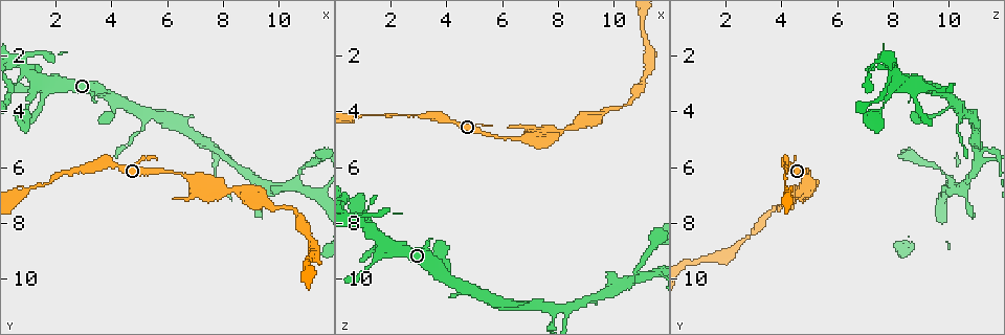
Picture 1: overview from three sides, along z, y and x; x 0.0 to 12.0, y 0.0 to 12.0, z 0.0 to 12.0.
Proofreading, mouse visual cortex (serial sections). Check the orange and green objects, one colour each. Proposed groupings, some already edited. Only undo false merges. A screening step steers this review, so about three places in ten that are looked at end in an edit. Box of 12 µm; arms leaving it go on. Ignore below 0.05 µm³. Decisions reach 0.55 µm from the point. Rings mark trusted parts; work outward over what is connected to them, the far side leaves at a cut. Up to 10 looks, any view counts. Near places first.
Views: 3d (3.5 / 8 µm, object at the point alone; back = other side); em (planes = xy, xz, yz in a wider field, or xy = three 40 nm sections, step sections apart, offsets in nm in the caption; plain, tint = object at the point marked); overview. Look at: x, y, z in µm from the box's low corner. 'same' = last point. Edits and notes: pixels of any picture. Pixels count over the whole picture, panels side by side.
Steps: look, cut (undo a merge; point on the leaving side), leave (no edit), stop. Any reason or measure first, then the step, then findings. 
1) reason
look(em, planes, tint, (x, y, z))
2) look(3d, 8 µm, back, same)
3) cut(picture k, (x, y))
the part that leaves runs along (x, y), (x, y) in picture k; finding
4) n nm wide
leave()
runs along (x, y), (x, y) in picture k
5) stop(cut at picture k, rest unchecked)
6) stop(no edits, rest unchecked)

abrupt turn
look(3d, 3.5 µm, (8.3, 5.7, 11.3))

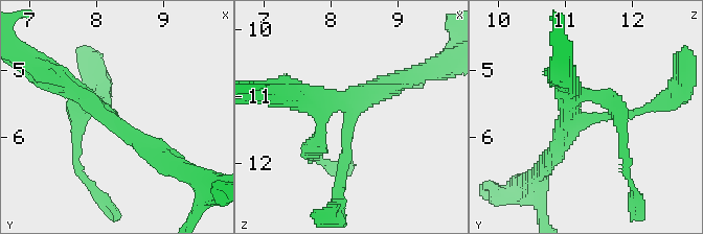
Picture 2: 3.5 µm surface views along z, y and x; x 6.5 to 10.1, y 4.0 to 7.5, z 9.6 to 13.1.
now the EM
look(em, xy, step 5, tint, (8.30, 5.75, 11.30))

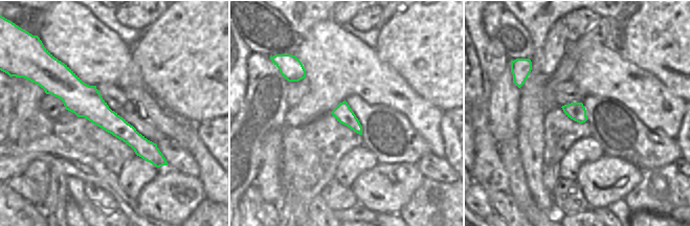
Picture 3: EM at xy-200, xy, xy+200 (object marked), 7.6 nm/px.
cut it another way
look(em, xy, step 2, tint, same)

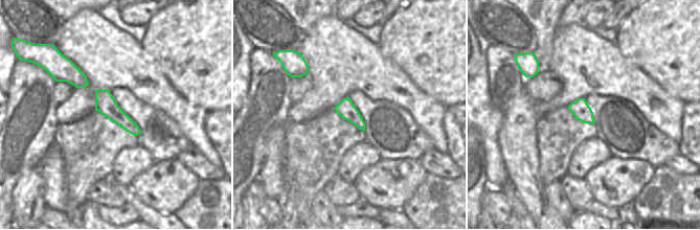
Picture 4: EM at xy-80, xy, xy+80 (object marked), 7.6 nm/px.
leave()
runs along (97, 93), (125, 121), (137, 131) in picture 4; one cell here

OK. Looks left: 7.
calibre changes
look(3d, 8 µm, (10.8, 7.8, 3.4))

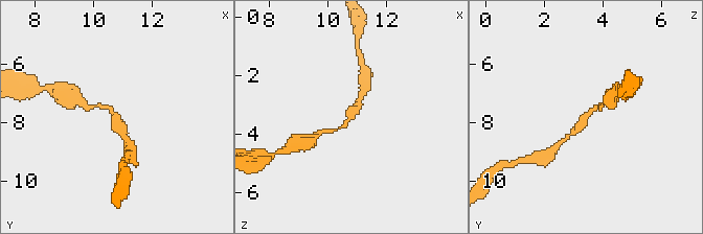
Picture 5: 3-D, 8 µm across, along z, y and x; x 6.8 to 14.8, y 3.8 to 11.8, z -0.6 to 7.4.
arms of 150, 200 nm
look(em, planes, tint, (10.8, 7.7, 3.4))

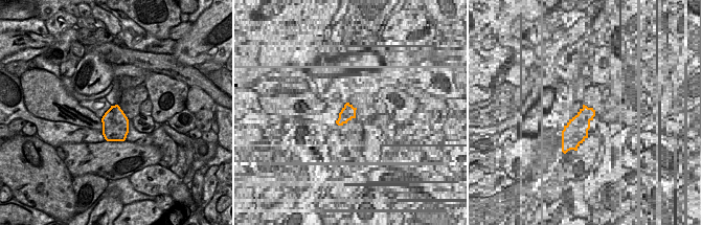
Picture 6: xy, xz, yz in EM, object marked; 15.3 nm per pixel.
leave()
runs along (327, 131), (346, 122), (359, 98) in picture 5; all the same cell

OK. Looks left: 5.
three arms meet
look(3d, 3.5 µm, (10.5, 6.6, 10.1))

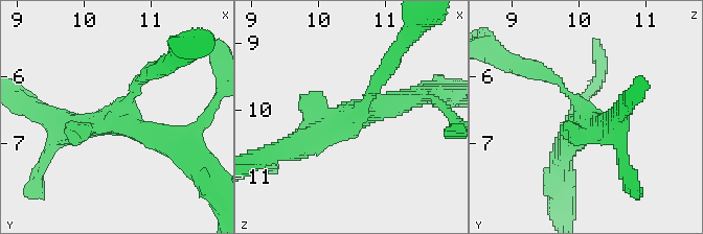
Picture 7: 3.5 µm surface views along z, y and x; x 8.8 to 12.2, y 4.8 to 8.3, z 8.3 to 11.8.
3 arms; arms of 150, 350, 400 nm
look(em, planes, tint, (10.55, 6.70, 10.05))

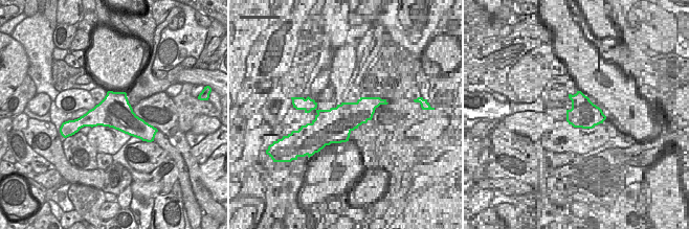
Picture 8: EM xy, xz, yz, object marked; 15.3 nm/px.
500 nm wide
leave()
runs along (296, 148), (360, 111), (414, 98) in picture 7; continuous, no second cell

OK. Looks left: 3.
four arms meet
look(3d, 3.5 µm, back, (1.3, 2.8, 8.2))

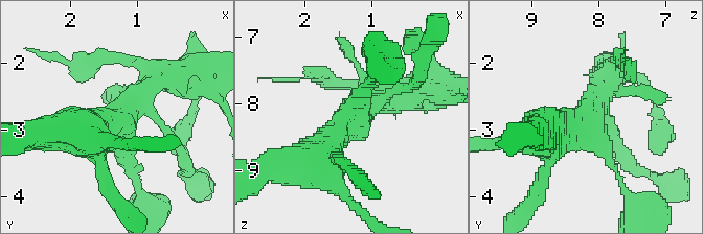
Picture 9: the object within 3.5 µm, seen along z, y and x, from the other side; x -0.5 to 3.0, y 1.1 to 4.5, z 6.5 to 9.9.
look(em, planes, tint, (1.25, 2.80, 8.25))

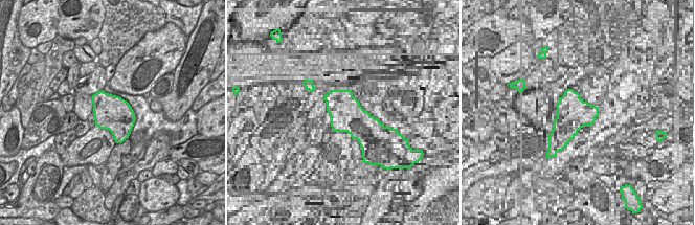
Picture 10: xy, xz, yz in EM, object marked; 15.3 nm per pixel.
leave()
runs along (301, 161), (376, 101), (404, 94) in picture 9; continuous, no second cell

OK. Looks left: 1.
stop(no edits, rest unchecked)

